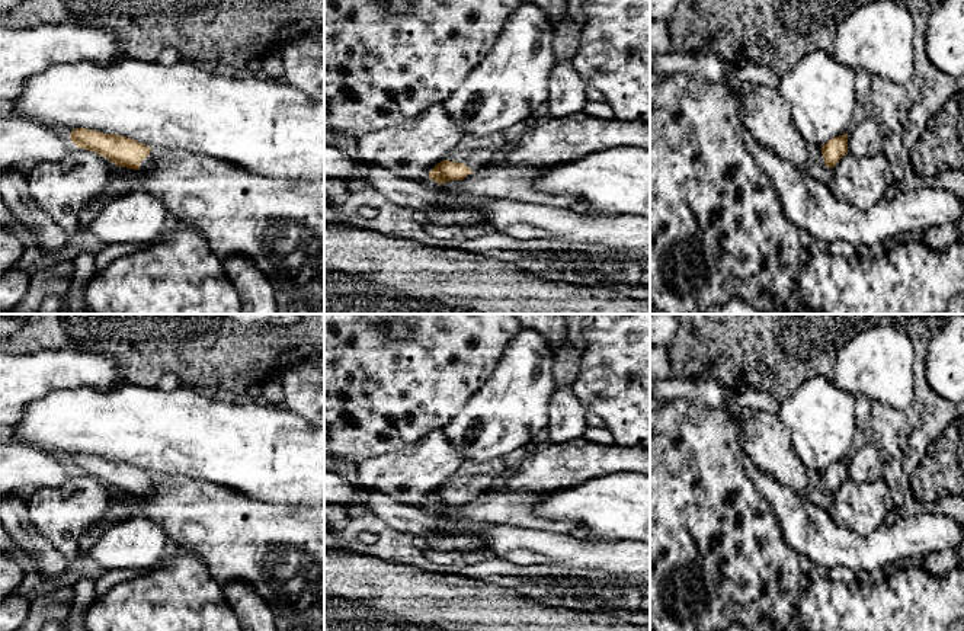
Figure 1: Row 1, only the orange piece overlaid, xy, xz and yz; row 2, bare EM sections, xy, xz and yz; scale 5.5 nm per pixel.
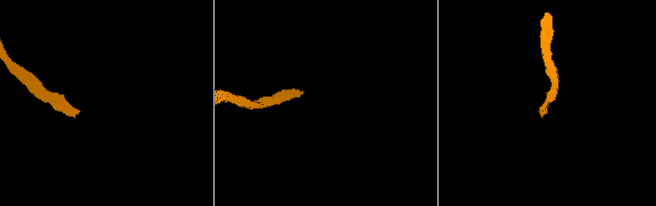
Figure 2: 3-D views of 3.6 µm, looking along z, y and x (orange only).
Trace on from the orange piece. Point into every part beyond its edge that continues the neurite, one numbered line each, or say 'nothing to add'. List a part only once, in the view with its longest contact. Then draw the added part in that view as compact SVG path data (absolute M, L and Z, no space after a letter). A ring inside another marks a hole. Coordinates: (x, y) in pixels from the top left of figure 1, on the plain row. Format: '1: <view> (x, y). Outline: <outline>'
1: xz (476, 484). Outline: M452 474L446 483L449 487L464 489L470 493L471 497L477 497L478 494L493 489L502 480L500 475L493 474Z

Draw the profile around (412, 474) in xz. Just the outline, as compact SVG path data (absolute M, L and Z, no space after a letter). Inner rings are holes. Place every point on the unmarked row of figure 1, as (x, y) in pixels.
M433 429L406 448L358 462L352 481L362 489L385 493L398 503L427 506L430 496L446 486L464 461L465 457L449 442L445 430Z

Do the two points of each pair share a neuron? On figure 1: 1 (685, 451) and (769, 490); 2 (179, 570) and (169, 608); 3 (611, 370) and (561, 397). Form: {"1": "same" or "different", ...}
{"1": "different", "2": "same", "3": "different"}

